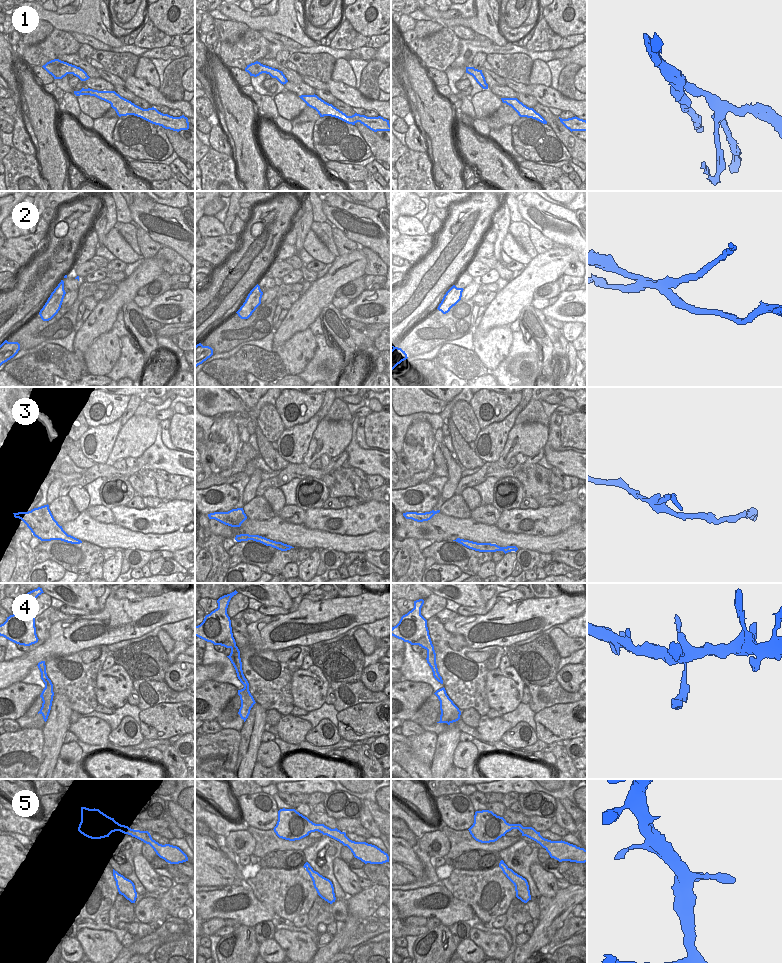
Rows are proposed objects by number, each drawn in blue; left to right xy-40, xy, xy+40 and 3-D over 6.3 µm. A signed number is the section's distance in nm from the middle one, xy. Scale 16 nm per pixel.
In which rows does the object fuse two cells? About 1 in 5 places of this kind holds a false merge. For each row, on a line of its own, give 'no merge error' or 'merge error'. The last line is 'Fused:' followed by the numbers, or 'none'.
1: no merge error
2: merge error
3: no merge error
4: no merge error
5: no merge error
Fused: 2

